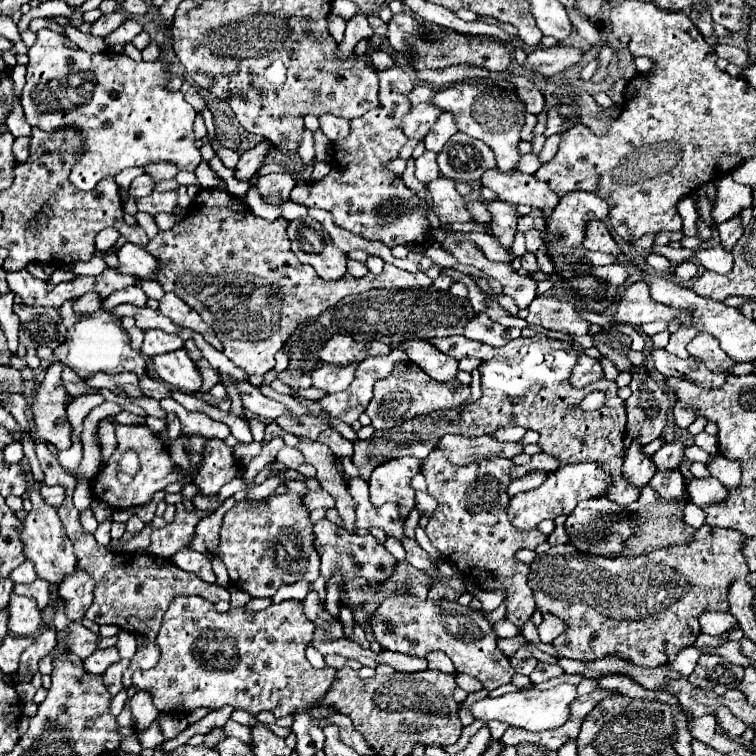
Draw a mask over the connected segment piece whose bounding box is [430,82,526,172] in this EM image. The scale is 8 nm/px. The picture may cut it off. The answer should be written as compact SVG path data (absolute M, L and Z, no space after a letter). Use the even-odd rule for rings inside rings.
M458 82L452 84L444 90L438 90L434 98L430 100L432 106L440 108L442 112L450 112L456 120L456 126L460 132L482 140L486 146L492 148L496 156L496 168L500 172L512 172L520 152L518 152L518 142L520 142L520 128L524 126L524 104L516 98L516 94L486 94L480 90L486 90L482 84L468 84L468 82Z

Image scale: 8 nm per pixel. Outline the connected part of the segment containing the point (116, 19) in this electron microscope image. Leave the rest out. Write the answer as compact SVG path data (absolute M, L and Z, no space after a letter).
M122 12L106 14L106 16L102 16L96 24L92 24L90 34L92 34L92 36L100 36L100 38L104 38L104 36L108 36L110 32L114 32L124 20L126 20L126 14L122 14Z

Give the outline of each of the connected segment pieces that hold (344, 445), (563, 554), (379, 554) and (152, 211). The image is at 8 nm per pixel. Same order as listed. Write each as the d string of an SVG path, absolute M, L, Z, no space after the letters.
M324 430L320 436L318 436L318 442L322 442L322 444L326 444L326 446L330 446L332 448L332 452L340 458L340 456L352 456L352 452L354 452L354 446L352 446L352 442L350 440L344 440L338 432L334 432L334 430Z
M706 524L696 530L696 536L692 538L690 544L682 544L682 546L668 546L668 548L660 548L656 552L644 554L644 556L616 556L616 558L606 558L606 556L592 556L592 554L584 554L578 552L574 546L564 544L564 546L554 546L550 548L546 554L536 556L536 560L530 564L530 576L528 576L528 586L534 590L536 596L536 604L538 610L542 612L552 612L554 616L562 618L568 626L568 630L560 634L554 640L554 646L558 648L562 658L572 658L572 660L580 660L580 662L592 662L598 658L604 658L606 654L612 652L620 652L624 656L628 656L634 664L638 666L646 666L646 668L656 668L656 666L664 666L668 662L672 662L676 658L676 654L686 648L692 646L696 642L696 638L700 636L700 624L698 618L704 612L730 612L728 606L728 588L732 586L732 582L736 582L736 578L744 578L748 574L748 566L744 564L744 558L740 556L740 540L744 540L746 536L740 536L740 532L728 532L728 530L720 530L720 528L708 528Z
M326 518L314 524L314 550L320 554L320 562L322 562L320 576L324 576L324 580L328 582L334 576L334 572L340 570L344 576L342 586L356 576L366 578L368 584L380 584L392 576L396 566L396 558L384 545L378 544L374 536L350 534L348 530L338 528L334 522L328 522Z
M152 192L152 196L144 196L144 200L136 202L140 212L156 216L160 212L172 214L176 210L176 192Z

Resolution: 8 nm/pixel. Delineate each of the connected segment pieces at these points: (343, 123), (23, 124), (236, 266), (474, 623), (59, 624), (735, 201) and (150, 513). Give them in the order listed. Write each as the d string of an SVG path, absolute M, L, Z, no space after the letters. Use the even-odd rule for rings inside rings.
M320 116L320 130L330 142L342 140L348 136L348 120L340 120L336 116Z
M16 100L13 103L12 112L10 112L8 120L6 120L6 126L8 126L8 130L12 132L14 138L18 138L18 136L30 136L32 128L30 128L30 124L24 118L20 102L16 102Z
M200 190L188 208L182 222L174 224L168 232L158 232L146 246L146 252L158 260L158 274L154 280L164 288L164 292L176 292L188 306L192 306L206 324L210 324L220 342L224 344L224 356L228 356L238 368L248 374L264 376L274 368L274 354L284 346L288 336L306 320L320 316L324 310L336 306L348 294L360 294L370 288L430 288L432 280L424 272L406 272L390 264L384 266L380 276L364 276L360 280L346 274L336 282L320 280L310 264L296 260L290 250L290 240L286 234L288 220L264 220L250 212L242 198L230 196L220 190Z
M390 596L382 606L378 606L376 618L372 622L372 630L374 630L374 638L386 650L392 650L392 652L424 658L432 650L442 650L454 662L456 672L474 676L476 680L484 684L486 690L494 690L500 684L508 684L510 678L514 676L514 670L508 658L496 648L498 638L492 630L492 624L480 612L472 612L470 608L464 608L458 602L446 600L442 608L436 608L436 604L434 606L430 604L430 600L420 602L414 596ZM380 616L388 616L392 622L386 626L378 620ZM450 616L458 618L456 632L450 632L446 628L446 620ZM386 630L392 630L392 634L384 634Z
M58 600L58 606L56 606L56 614L54 614L54 628L58 632L64 632L64 628L70 624L70 620L64 616L64 606L62 606L62 600Z
M726 174L720 180L716 180L716 188L718 188L718 198L712 212L716 224L732 220L740 216L744 208L752 206L752 188L744 184L736 184L732 180L732 174Z
M158 492L158 494L154 494L154 498L152 498L152 502L148 502L148 504L144 504L144 506L136 506L134 508L134 514L136 516L140 516L146 524L150 524L152 522L152 518L154 518L154 512L156 512L156 506L158 506L158 502L164 498L164 492Z

